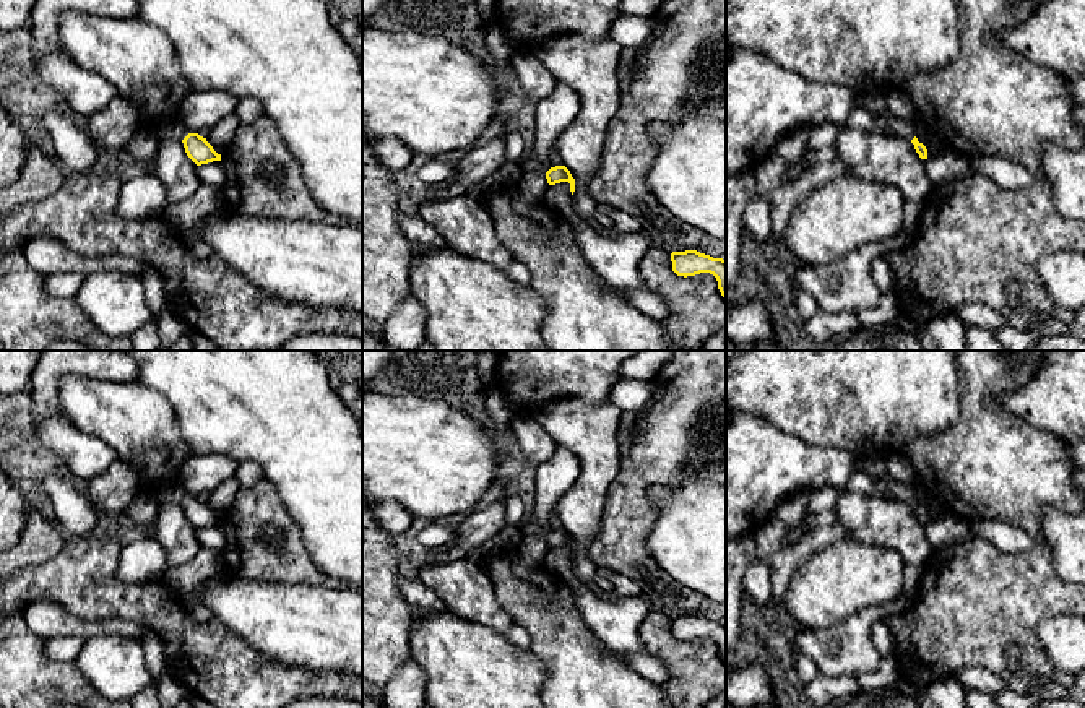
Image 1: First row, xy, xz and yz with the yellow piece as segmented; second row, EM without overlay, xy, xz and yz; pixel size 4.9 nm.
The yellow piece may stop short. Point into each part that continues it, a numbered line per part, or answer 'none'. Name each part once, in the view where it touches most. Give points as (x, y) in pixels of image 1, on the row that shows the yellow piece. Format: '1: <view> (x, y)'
1: xy (172, 129)

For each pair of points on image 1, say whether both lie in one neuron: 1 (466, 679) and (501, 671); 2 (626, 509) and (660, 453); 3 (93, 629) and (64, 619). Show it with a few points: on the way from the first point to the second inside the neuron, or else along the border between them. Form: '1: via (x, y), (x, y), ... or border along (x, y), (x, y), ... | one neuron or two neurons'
1: via (475, 679), (492, 679) | one neuron
2: via (629, 496), (635, 478), (647, 466) | one neuron
3: via (86, 629), (70, 625) | one neuron

